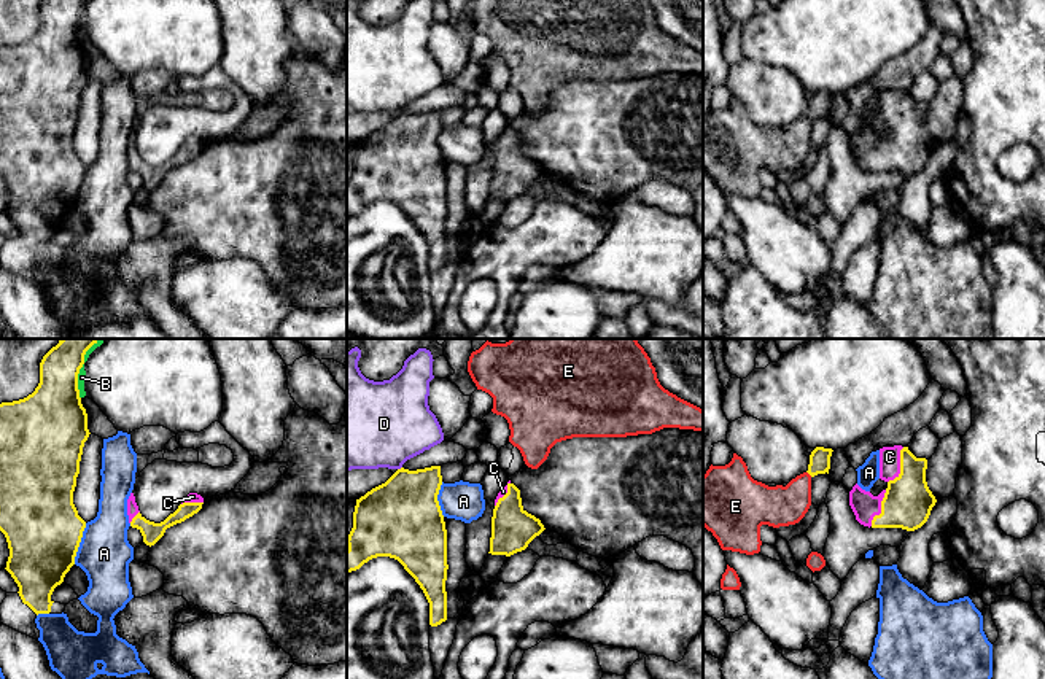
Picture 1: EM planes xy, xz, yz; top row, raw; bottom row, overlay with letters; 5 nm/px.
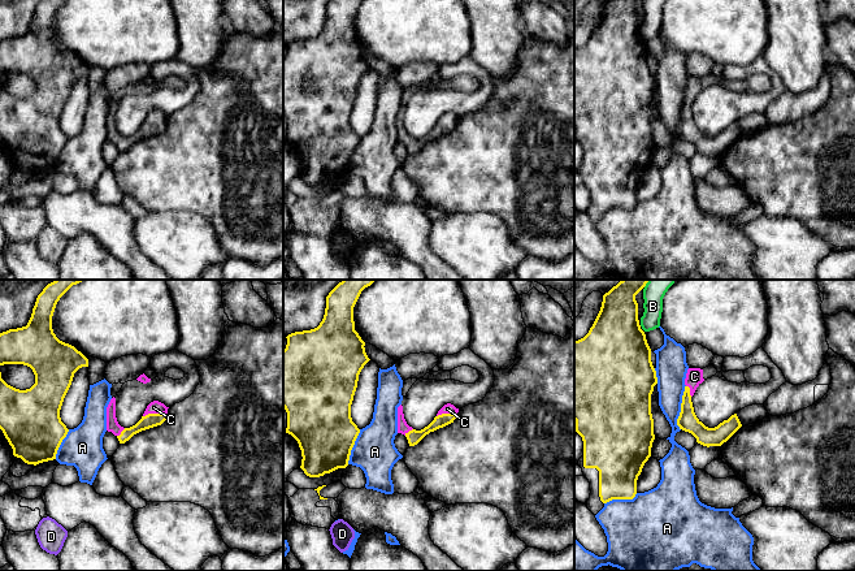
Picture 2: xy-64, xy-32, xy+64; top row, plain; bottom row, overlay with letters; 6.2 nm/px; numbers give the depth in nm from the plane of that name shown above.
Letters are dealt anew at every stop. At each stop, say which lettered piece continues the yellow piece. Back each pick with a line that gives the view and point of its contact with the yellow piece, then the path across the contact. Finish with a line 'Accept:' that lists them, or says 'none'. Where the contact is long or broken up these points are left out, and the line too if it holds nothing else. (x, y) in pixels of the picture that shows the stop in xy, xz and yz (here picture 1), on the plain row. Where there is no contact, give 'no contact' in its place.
C: meets yellow in yz at (901, 110)
Accept: C

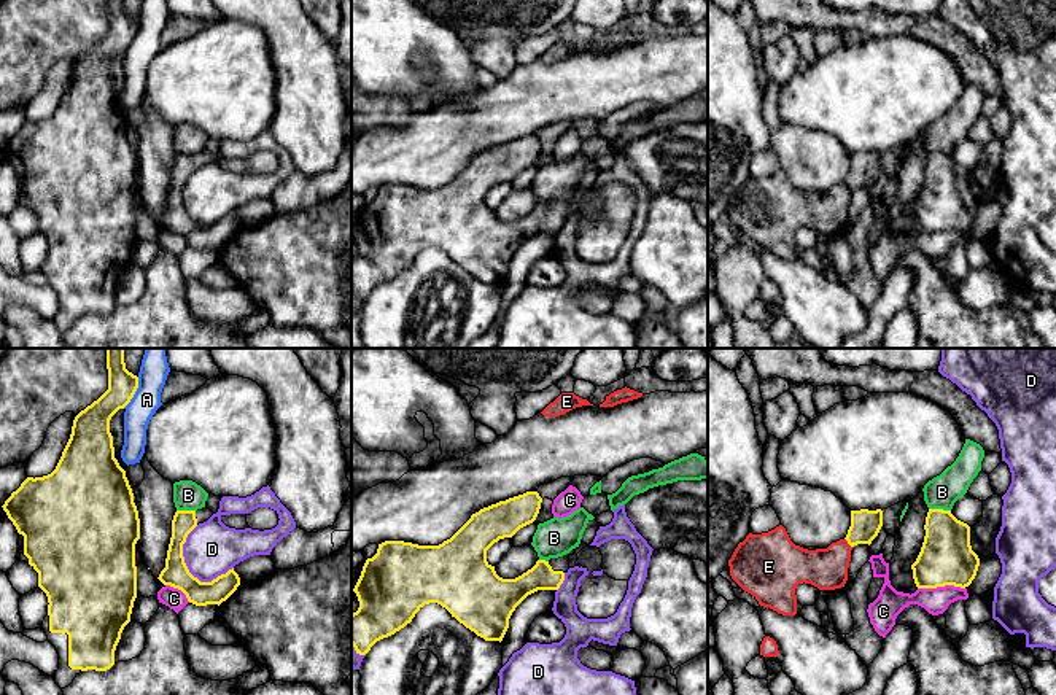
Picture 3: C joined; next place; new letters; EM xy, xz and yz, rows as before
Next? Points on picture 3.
Accept: none

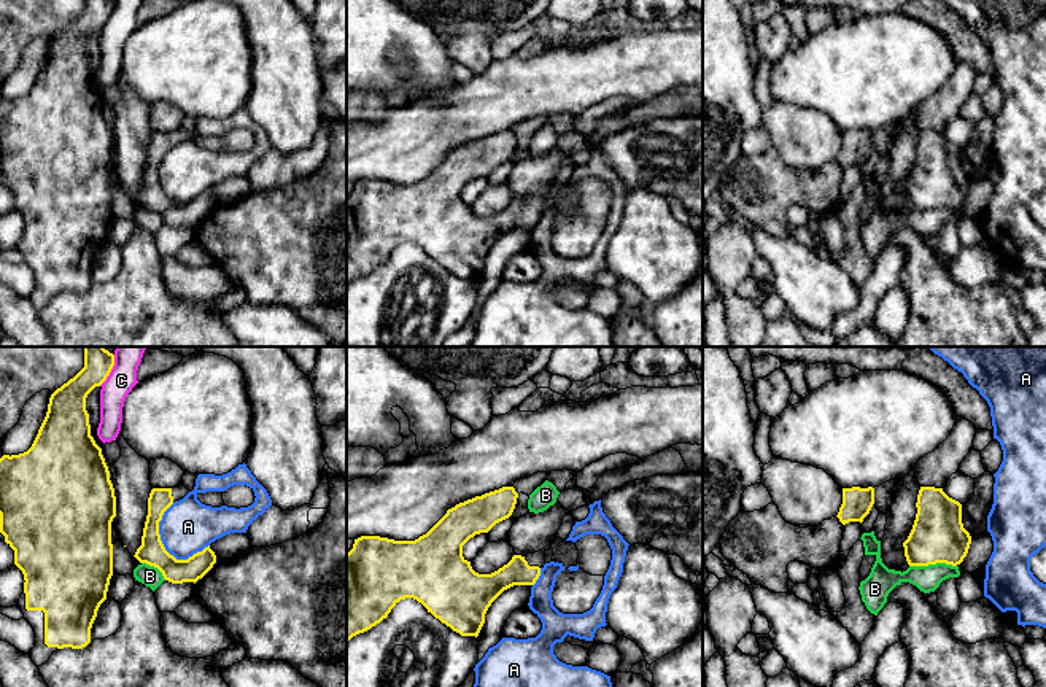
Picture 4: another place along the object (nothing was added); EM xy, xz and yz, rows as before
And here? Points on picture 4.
Accept: none

